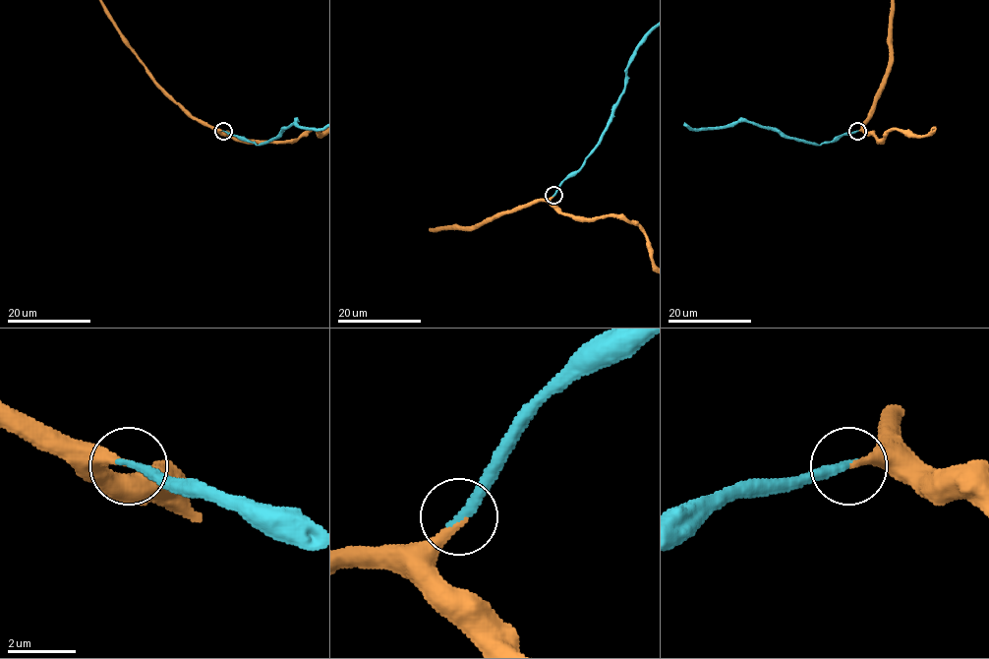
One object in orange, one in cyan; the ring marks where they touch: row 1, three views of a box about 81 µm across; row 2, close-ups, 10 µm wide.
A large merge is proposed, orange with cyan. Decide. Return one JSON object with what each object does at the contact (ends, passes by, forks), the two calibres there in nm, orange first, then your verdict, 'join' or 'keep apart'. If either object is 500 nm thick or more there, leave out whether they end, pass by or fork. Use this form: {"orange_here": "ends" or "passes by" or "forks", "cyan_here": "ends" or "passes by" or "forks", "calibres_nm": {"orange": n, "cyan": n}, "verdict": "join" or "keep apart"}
{"orange_here": "ends", "cyan_here": "ends", "calibres_nm": {"orange": 260, "cyan": 280}, "verdict": "join"}

